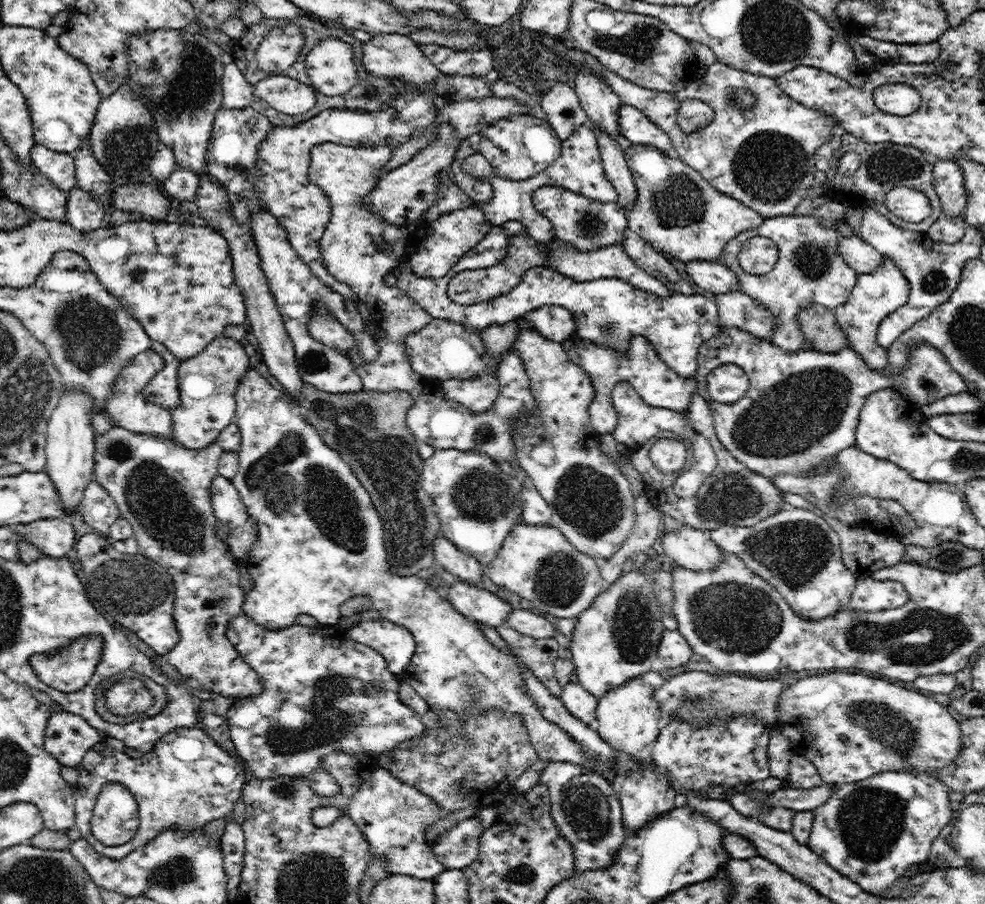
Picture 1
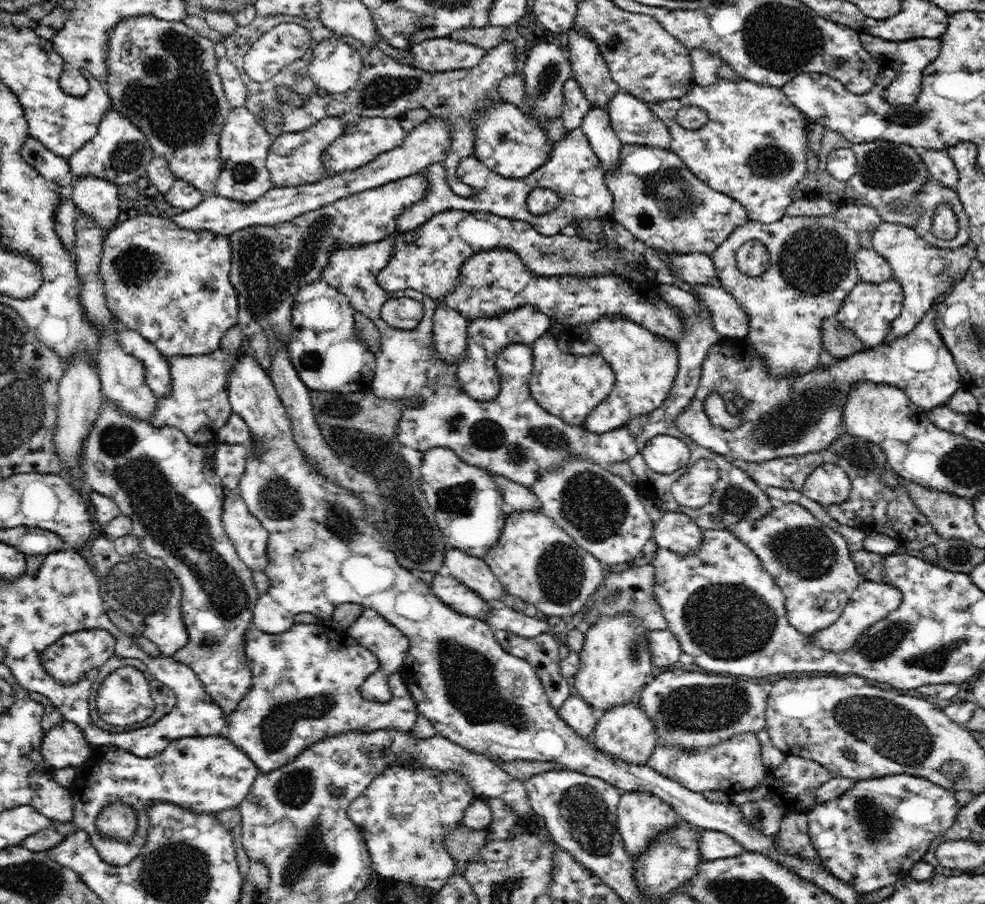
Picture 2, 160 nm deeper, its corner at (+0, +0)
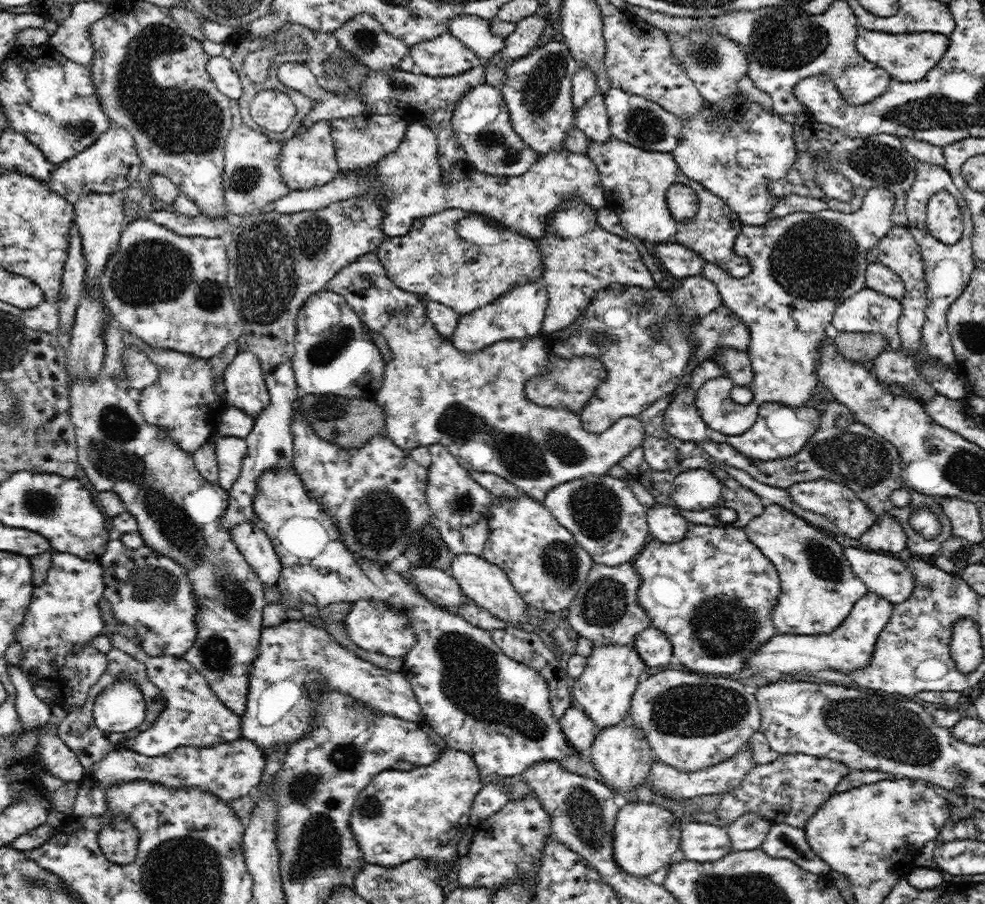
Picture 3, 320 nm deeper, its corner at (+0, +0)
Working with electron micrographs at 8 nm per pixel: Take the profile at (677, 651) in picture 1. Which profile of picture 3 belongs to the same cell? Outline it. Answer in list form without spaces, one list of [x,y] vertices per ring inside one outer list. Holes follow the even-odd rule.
[[[654,625],[648,626],[635,638],[634,647],[649,668],[651,666],[664,666],[673,656],[670,639]]]

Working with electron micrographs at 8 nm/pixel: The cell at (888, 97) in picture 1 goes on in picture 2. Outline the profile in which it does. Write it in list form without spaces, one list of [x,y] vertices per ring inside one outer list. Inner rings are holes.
[[[859,34],[859,36],[862,46],[880,63],[881,68],[893,68],[894,72],[896,72],[896,78],[884,92],[888,103],[907,105],[916,102],[921,91],[922,72],[940,54],[941,38],[889,41],[870,34]]]

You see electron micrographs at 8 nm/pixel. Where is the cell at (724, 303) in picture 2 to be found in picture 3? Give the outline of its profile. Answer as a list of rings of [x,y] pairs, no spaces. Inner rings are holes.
[[[701,275],[688,276],[676,283],[676,288],[662,290],[658,286],[645,289],[635,286],[617,286],[597,292],[597,296],[586,308],[582,315],[566,329],[553,333],[543,334],[547,350],[562,358],[574,356],[593,356],[599,358],[606,367],[606,381],[600,383],[594,391],[592,398],[579,412],[581,425],[588,432],[603,433],[608,430],[618,419],[625,416],[638,417],[658,399],[672,394],[678,384],[687,381],[688,360],[692,353],[686,352],[684,342],[684,326],[692,320],[698,320],[718,308],[724,306],[718,292],[718,287]],[[672,315],[679,315],[681,321],[674,321]]]

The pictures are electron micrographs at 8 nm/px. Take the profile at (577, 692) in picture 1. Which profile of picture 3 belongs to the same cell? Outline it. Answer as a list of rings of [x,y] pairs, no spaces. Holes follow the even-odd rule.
[[[570,706],[561,718],[562,731],[568,743],[578,751],[578,754],[590,757],[591,749],[597,738],[598,728],[583,709]]]

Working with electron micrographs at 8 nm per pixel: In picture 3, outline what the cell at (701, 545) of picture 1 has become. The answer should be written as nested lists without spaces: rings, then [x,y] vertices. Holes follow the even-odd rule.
[[[656,503],[648,508],[647,523],[651,539],[670,544],[682,540],[690,528],[690,521],[675,504]]]

